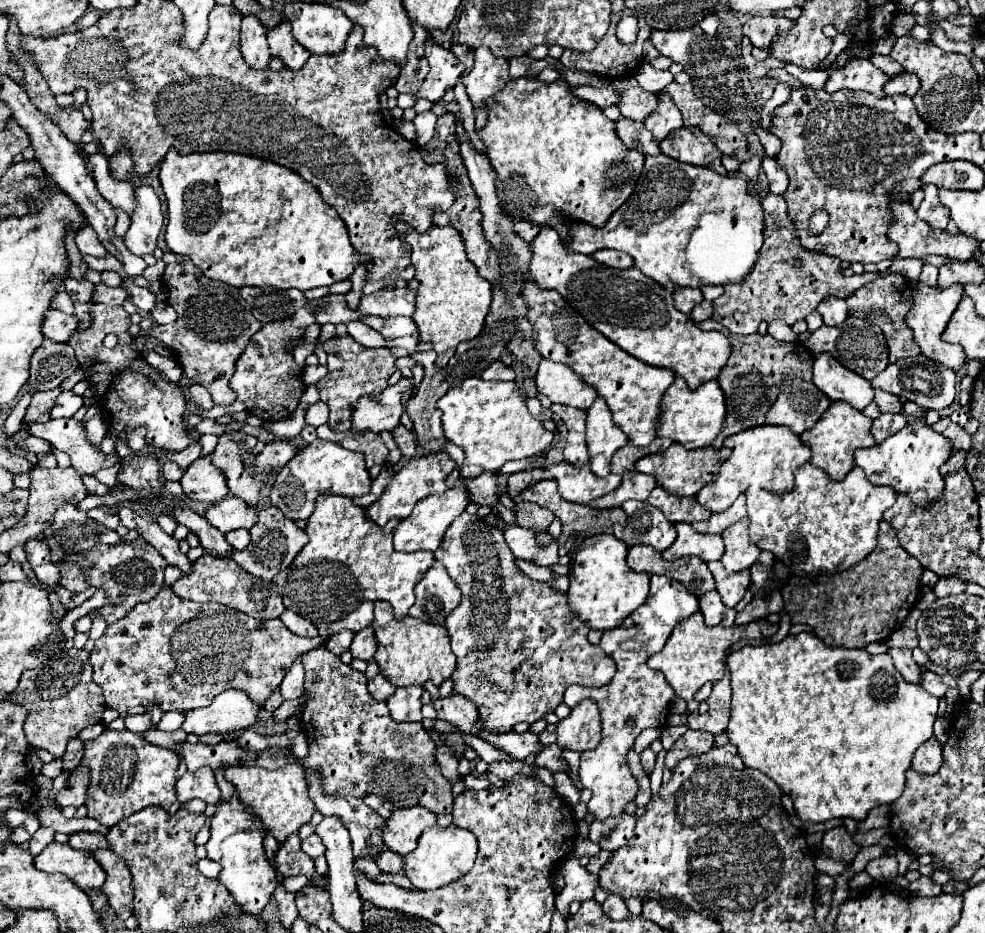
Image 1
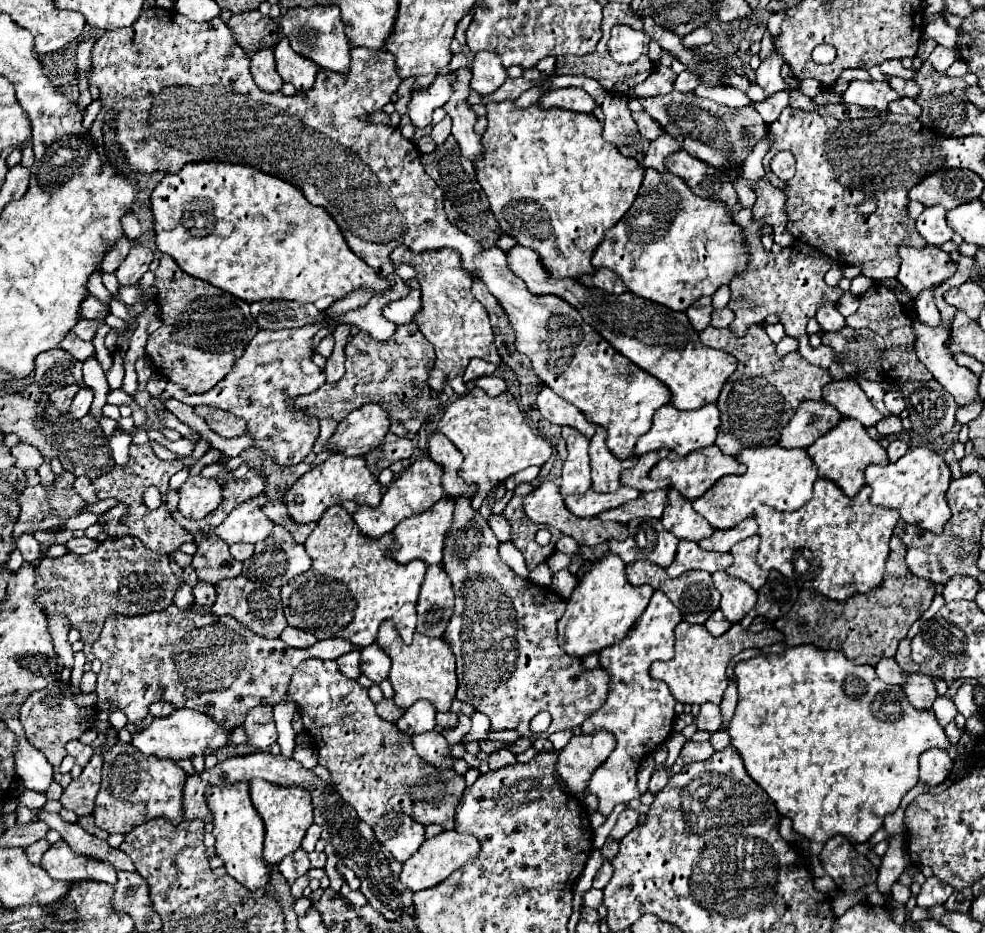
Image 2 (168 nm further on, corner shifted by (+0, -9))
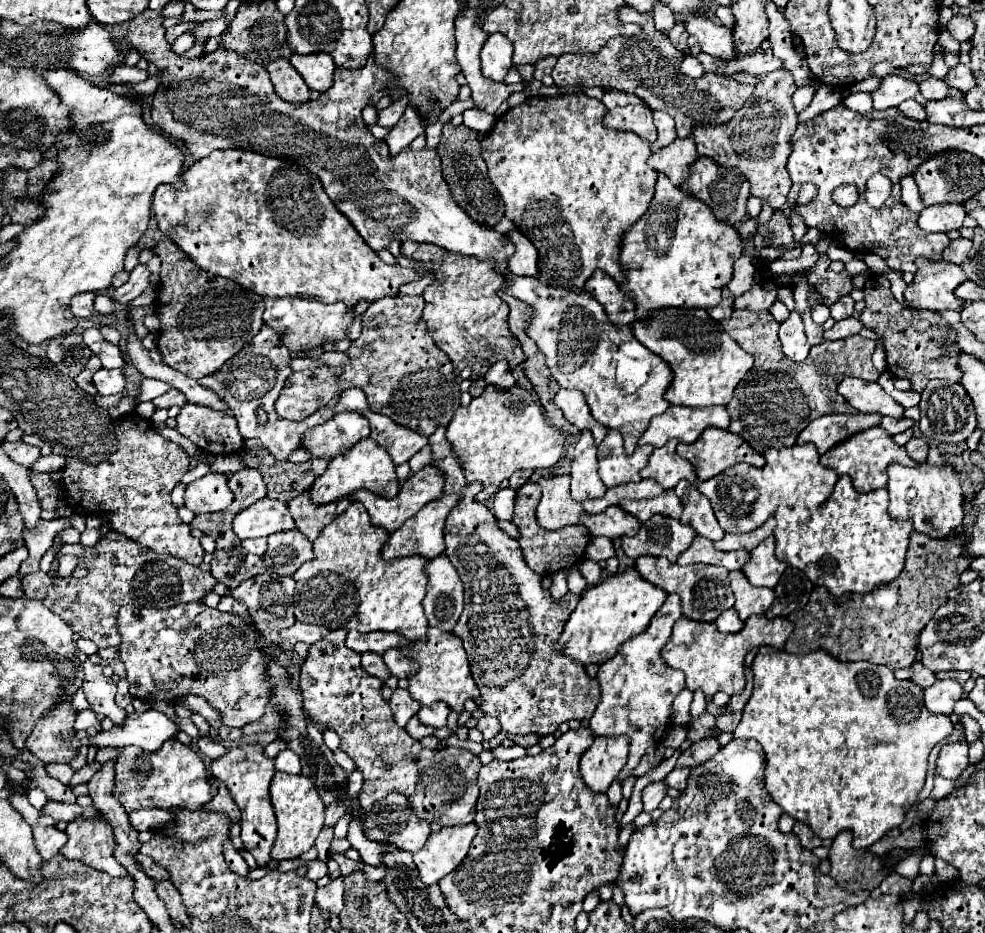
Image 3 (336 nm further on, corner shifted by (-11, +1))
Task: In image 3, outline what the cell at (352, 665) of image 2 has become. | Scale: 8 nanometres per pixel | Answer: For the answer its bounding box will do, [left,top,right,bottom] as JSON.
[361,653,391,681]

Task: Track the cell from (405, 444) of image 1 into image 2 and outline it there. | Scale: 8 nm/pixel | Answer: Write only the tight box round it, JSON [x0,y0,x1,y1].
[378,433,414,469]

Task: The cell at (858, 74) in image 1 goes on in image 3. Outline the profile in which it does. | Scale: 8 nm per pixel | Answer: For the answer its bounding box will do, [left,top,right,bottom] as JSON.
[871,75,927,109]

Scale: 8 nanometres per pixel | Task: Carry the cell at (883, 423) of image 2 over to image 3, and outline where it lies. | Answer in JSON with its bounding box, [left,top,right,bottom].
[881,417,913,435]

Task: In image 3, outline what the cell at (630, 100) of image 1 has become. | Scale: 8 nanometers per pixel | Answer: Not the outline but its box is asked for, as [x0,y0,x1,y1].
[653,111,677,149]

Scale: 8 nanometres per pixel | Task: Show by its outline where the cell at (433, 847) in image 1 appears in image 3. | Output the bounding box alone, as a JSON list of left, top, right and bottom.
[413,823,475,885]

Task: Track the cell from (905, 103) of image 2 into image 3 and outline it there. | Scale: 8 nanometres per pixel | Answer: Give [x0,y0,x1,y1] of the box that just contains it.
[897,99,925,121]

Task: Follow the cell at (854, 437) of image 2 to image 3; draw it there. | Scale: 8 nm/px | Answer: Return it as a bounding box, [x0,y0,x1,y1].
[821,427,915,493]

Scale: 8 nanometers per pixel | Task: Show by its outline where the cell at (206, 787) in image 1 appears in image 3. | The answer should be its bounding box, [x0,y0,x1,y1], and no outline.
[205,781,241,821]

